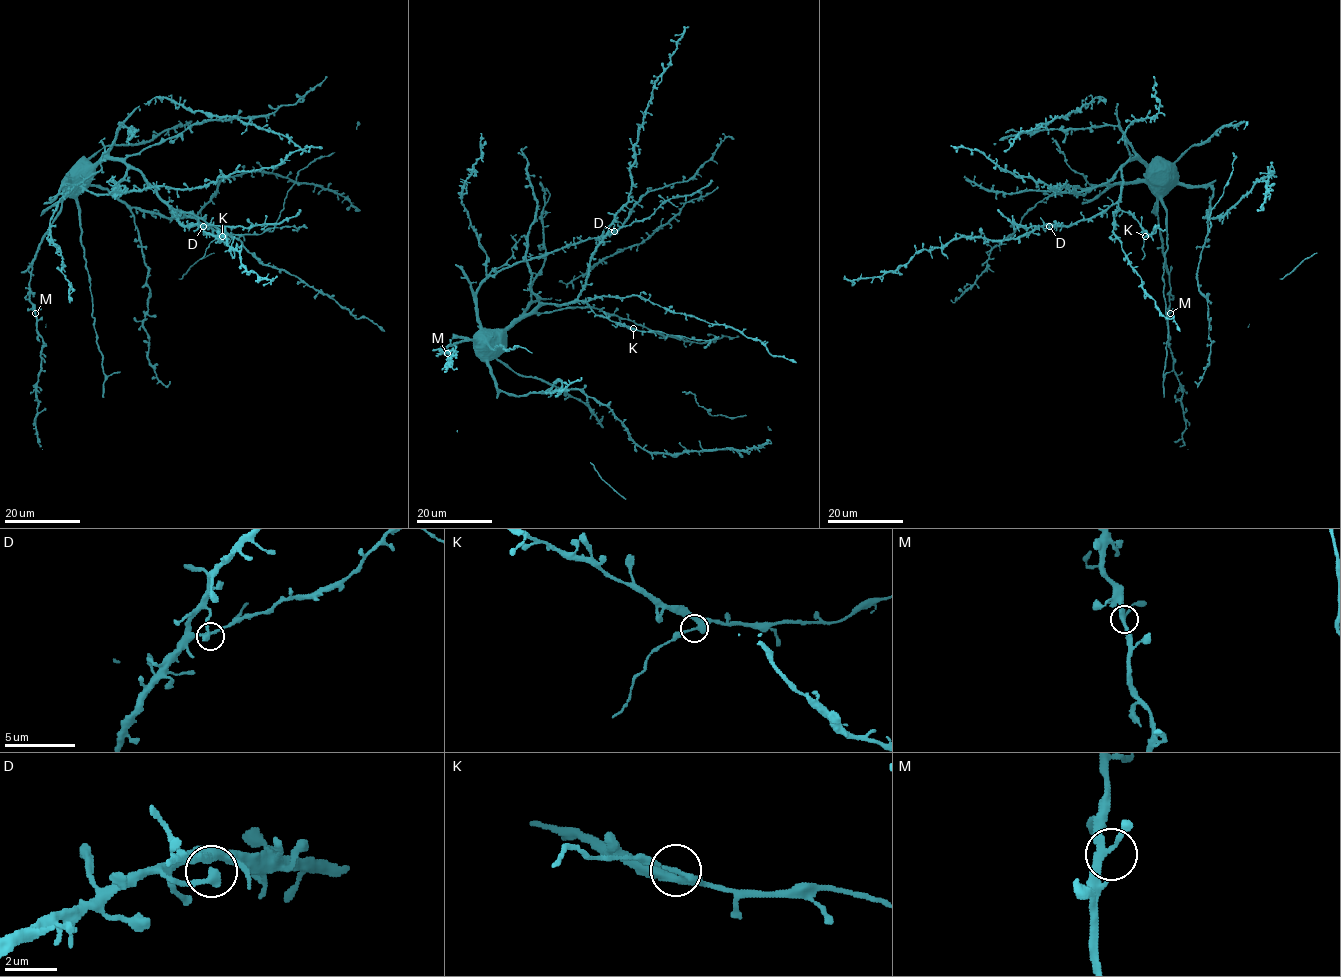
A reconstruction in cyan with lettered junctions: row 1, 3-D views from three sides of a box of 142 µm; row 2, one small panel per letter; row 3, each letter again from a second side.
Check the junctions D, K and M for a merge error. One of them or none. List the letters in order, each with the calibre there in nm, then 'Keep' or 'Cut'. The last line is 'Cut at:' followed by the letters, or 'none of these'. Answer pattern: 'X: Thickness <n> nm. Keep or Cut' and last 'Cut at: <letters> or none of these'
D: Thickness 240 nm. Keep
K: Thickness 260 nm. Cut
M: Thickness 260 nm. Keep
Cut at: K

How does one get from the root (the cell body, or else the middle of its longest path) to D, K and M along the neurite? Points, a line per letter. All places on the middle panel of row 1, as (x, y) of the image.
D: (504, 339), (511, 326), (542, 304), (570, 304), (585, 284), (595, 246), (614, 231)
K: (504, 339), (511, 326), (542, 304), (584, 301), (596, 314), (633, 328)
M: (504, 339), (496, 334), (483, 334), (478, 340), (447, 346), (441, 352), (447, 353)

